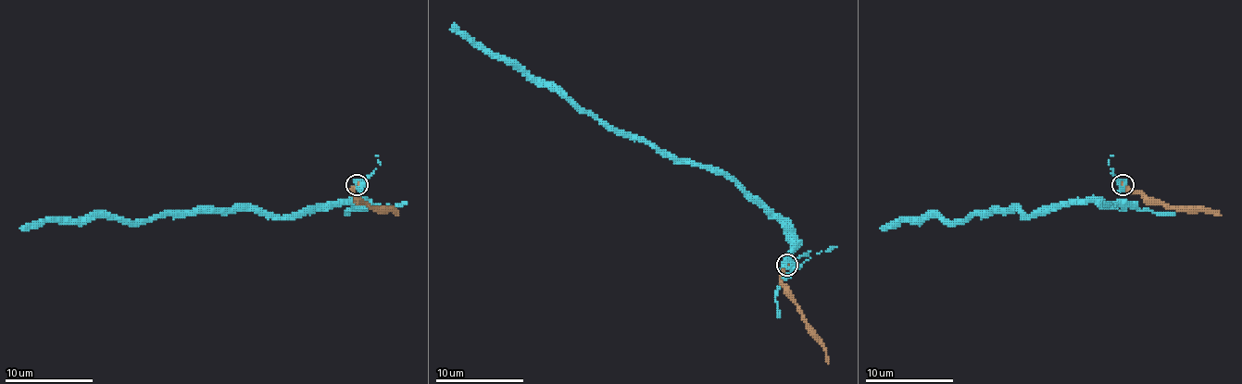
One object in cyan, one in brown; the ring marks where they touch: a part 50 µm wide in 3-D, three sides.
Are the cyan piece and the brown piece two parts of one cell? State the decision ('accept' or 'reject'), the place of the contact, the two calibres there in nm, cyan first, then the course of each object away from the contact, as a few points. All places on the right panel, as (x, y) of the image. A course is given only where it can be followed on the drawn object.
reject | (1122, 185) | 700/100 nm | cyan via (1122, 184), (1117, 202), (1051, 204), (1027, 217), (1021, 210), (976, 210), (968, 219), (907, 219), (886, 228) | brown via (1122, 184), (1133, 191), (1142, 191), (1163, 206), (1201, 206), (1221, 215)

